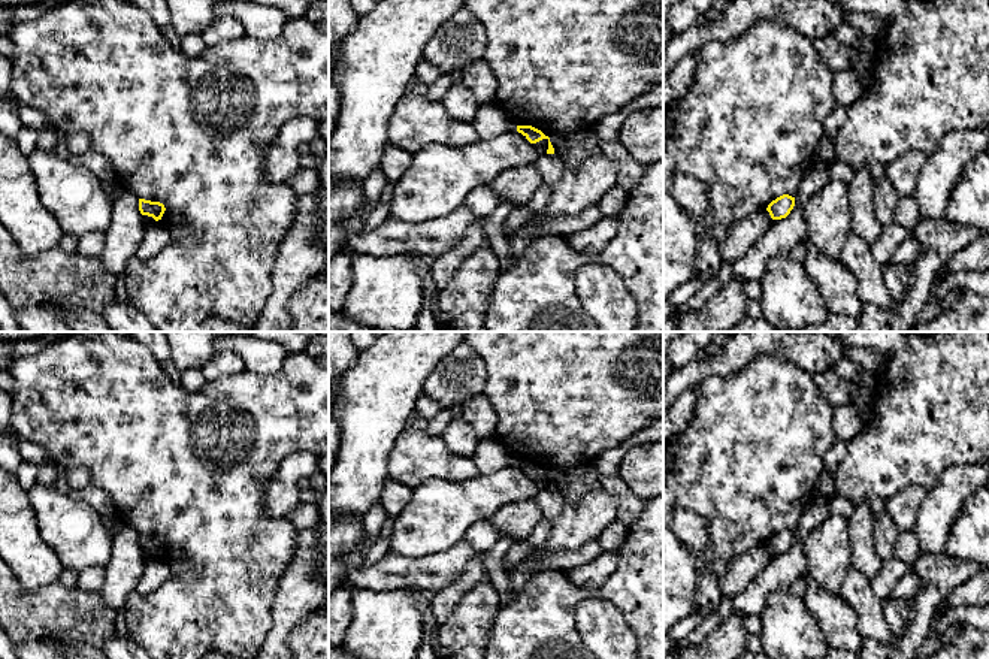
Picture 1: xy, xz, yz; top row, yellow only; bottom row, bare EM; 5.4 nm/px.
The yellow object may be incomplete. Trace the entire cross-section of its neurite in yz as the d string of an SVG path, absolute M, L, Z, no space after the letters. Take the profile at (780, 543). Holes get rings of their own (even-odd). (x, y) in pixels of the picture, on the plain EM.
M783 529L769 538L766 545L769 547L772 554L781 554L790 548L793 541L795 541L795 532Z

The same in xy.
M139 533L139 545L142 550L152 551L155 556L161 554L166 542L160 536Z

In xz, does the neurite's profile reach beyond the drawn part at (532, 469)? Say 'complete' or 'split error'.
complete

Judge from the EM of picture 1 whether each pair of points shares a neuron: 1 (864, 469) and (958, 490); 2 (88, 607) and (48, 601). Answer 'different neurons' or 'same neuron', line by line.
1: different neurons
2: same neuron

